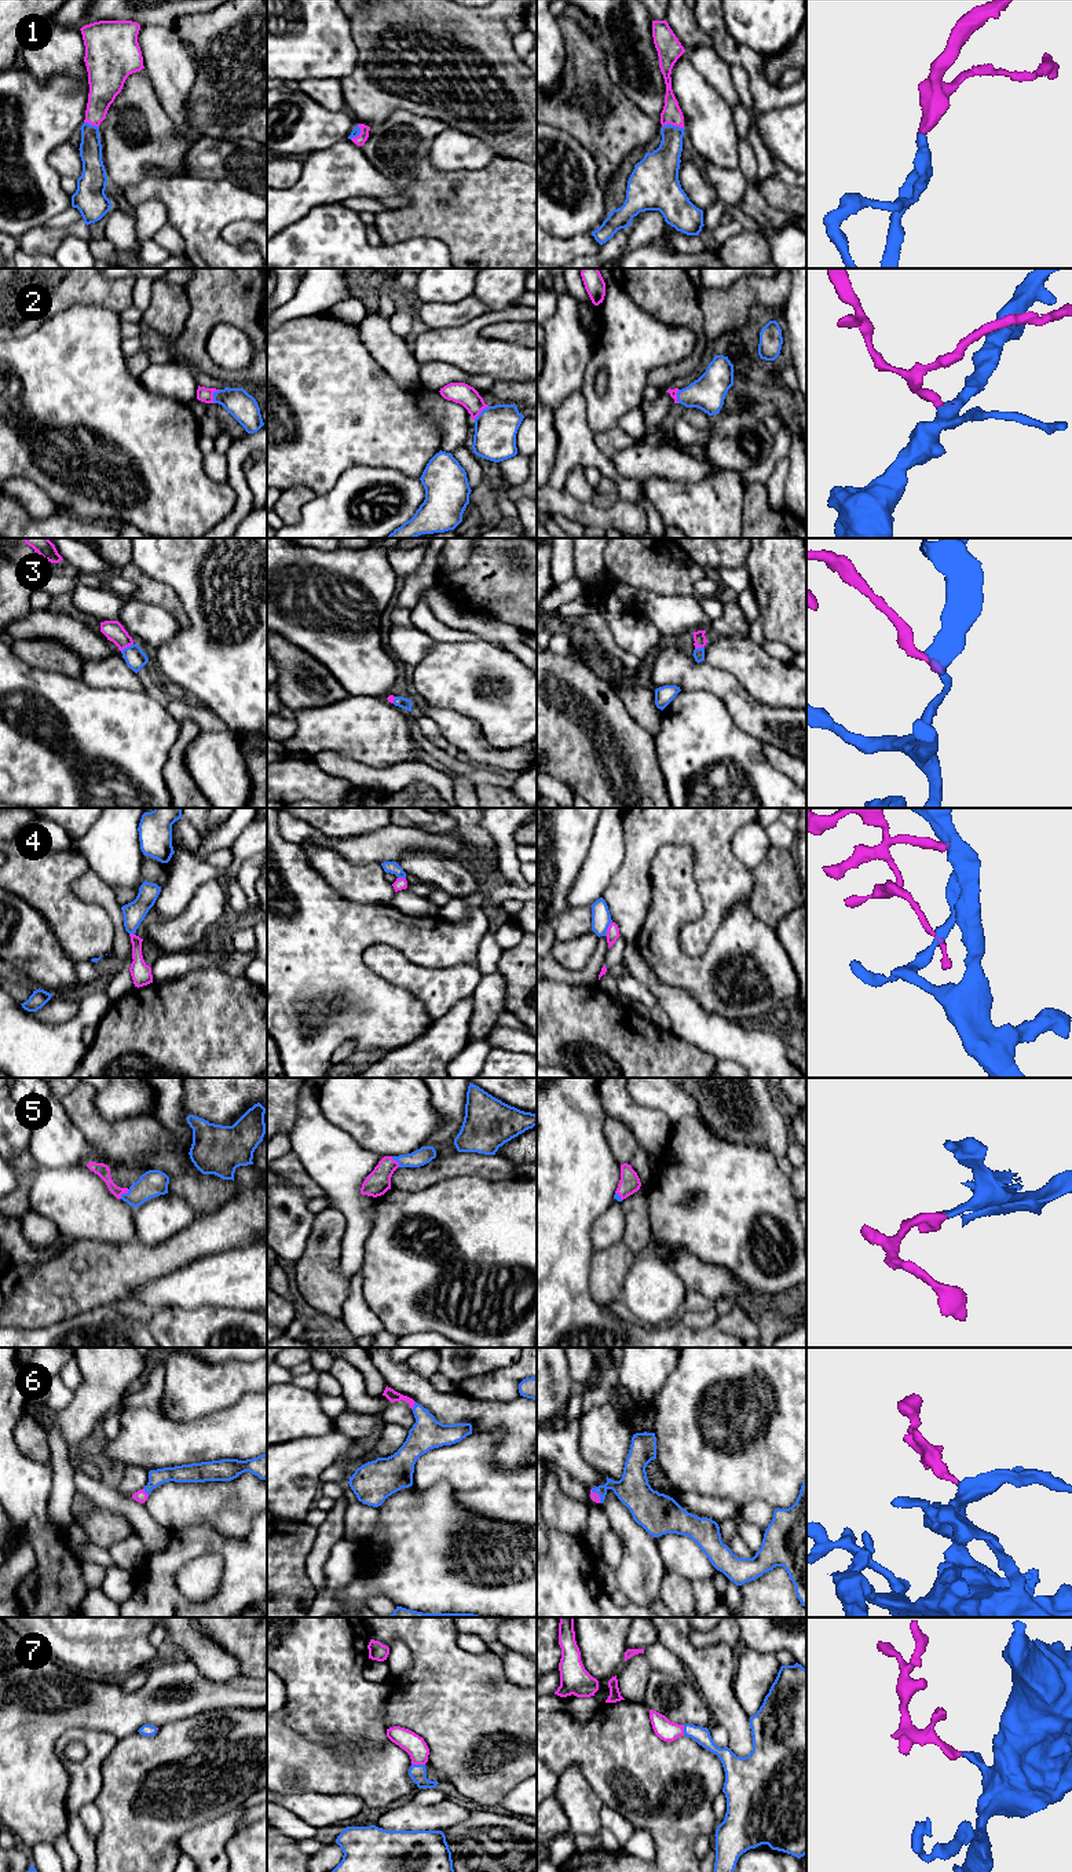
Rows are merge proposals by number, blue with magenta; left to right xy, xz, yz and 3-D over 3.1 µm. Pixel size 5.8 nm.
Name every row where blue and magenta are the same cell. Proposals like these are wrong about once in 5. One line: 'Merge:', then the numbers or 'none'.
Merge: 1, 2, 3, 5, 6, 7

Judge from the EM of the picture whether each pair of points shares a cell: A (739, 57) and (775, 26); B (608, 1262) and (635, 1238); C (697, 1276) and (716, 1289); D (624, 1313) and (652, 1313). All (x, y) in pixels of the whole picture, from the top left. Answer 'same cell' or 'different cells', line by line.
A: different cells
B: different cells
C: same cell
D: different cells

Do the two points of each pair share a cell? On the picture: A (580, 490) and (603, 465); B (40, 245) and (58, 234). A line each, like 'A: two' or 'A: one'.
A: two
B: one

